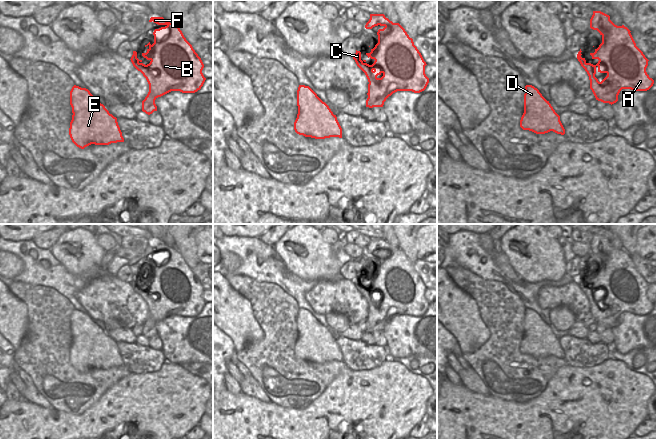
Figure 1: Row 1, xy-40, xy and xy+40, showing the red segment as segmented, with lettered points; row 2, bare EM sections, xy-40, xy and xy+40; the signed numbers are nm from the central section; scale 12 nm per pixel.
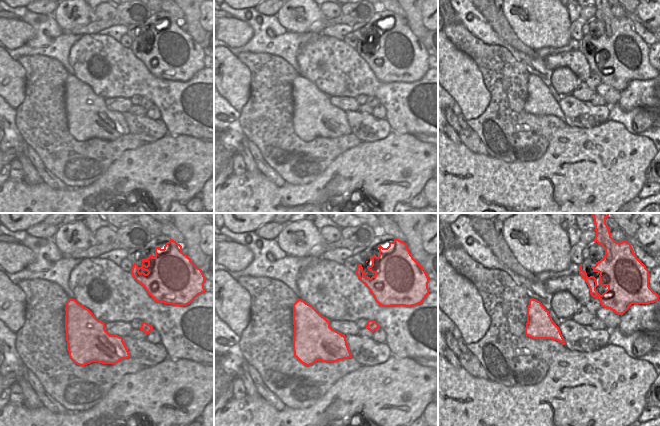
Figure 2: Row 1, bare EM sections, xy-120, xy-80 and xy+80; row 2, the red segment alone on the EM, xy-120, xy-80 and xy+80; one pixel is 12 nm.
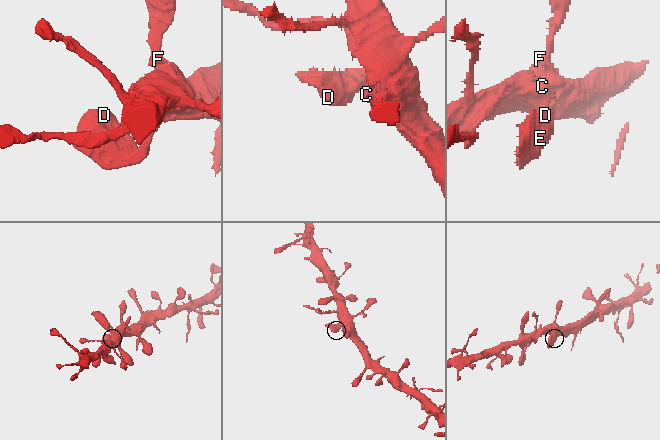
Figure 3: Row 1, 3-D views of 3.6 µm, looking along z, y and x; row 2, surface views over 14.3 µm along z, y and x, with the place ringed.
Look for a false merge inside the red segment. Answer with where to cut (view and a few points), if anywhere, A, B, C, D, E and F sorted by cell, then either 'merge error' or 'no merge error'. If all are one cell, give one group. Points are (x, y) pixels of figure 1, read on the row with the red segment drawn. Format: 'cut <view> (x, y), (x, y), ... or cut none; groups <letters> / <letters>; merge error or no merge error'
cut none; groups A B C D E F; no merge error

